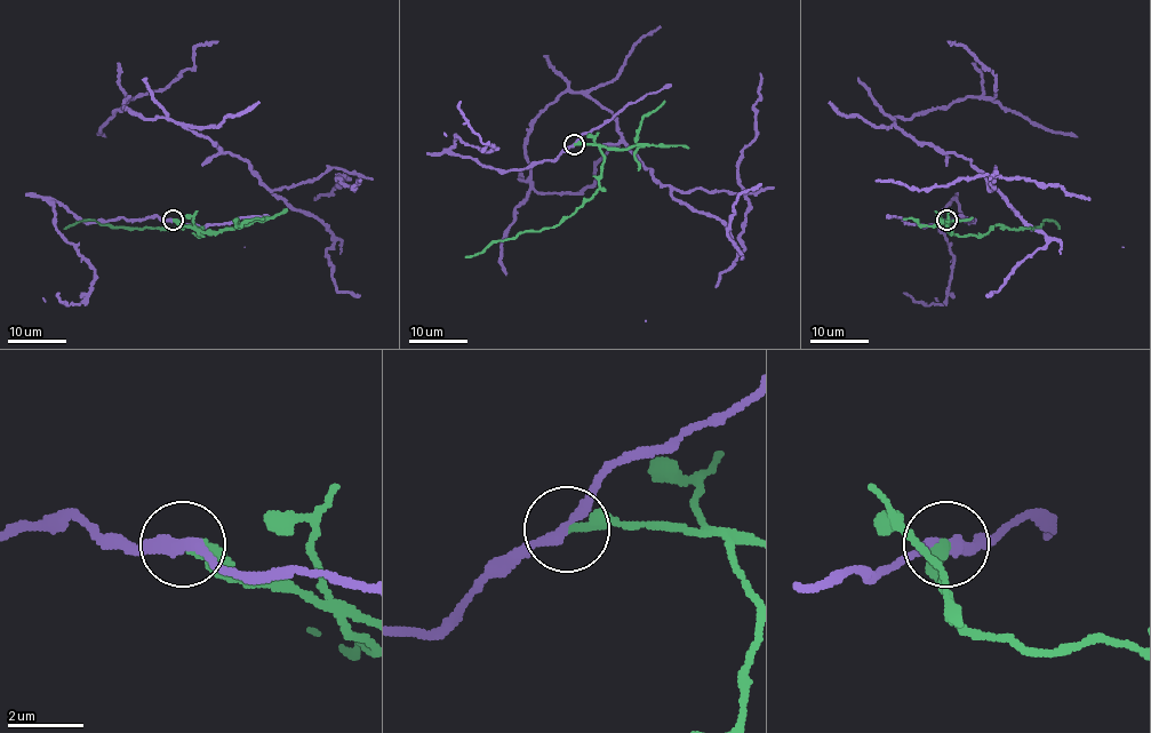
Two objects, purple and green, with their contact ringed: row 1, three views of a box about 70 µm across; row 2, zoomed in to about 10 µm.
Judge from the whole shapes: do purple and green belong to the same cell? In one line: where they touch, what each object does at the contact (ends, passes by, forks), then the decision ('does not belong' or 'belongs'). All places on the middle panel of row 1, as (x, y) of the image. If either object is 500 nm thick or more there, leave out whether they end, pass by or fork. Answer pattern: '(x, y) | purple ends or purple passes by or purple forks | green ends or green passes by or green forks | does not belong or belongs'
(574, 144) | purple passes by | green ends | does not belong

